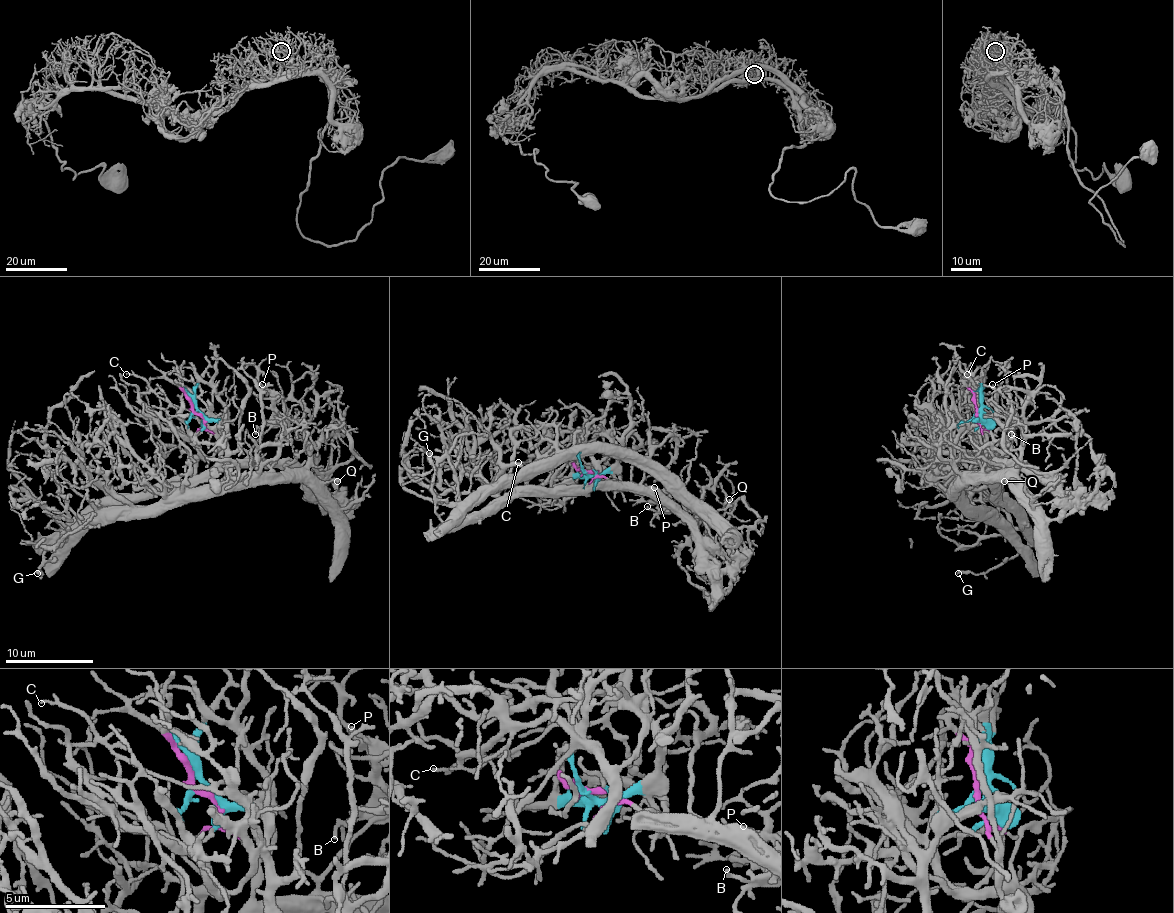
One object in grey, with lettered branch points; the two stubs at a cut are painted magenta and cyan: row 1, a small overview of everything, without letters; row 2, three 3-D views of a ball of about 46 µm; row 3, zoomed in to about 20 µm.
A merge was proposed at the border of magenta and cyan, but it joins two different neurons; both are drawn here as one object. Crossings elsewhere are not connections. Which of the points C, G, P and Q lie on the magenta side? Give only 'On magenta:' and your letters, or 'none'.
On magenta: G, P

